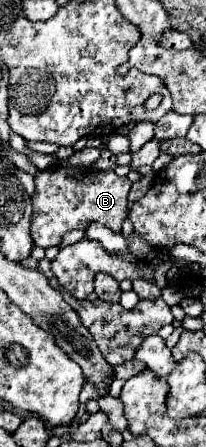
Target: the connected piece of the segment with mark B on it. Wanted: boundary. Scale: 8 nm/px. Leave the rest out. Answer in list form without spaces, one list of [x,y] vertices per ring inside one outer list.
[[[47,168],[35,176],[33,194],[33,218],[31,238],[35,246],[49,248],[59,246],[65,232],[73,228],[85,230],[91,222],[99,222],[113,232],[121,232],[121,224],[127,218],[127,194],[131,190],[129,178],[119,178],[113,170],[109,172],[87,172],[83,180],[77,178],[73,168]]]

